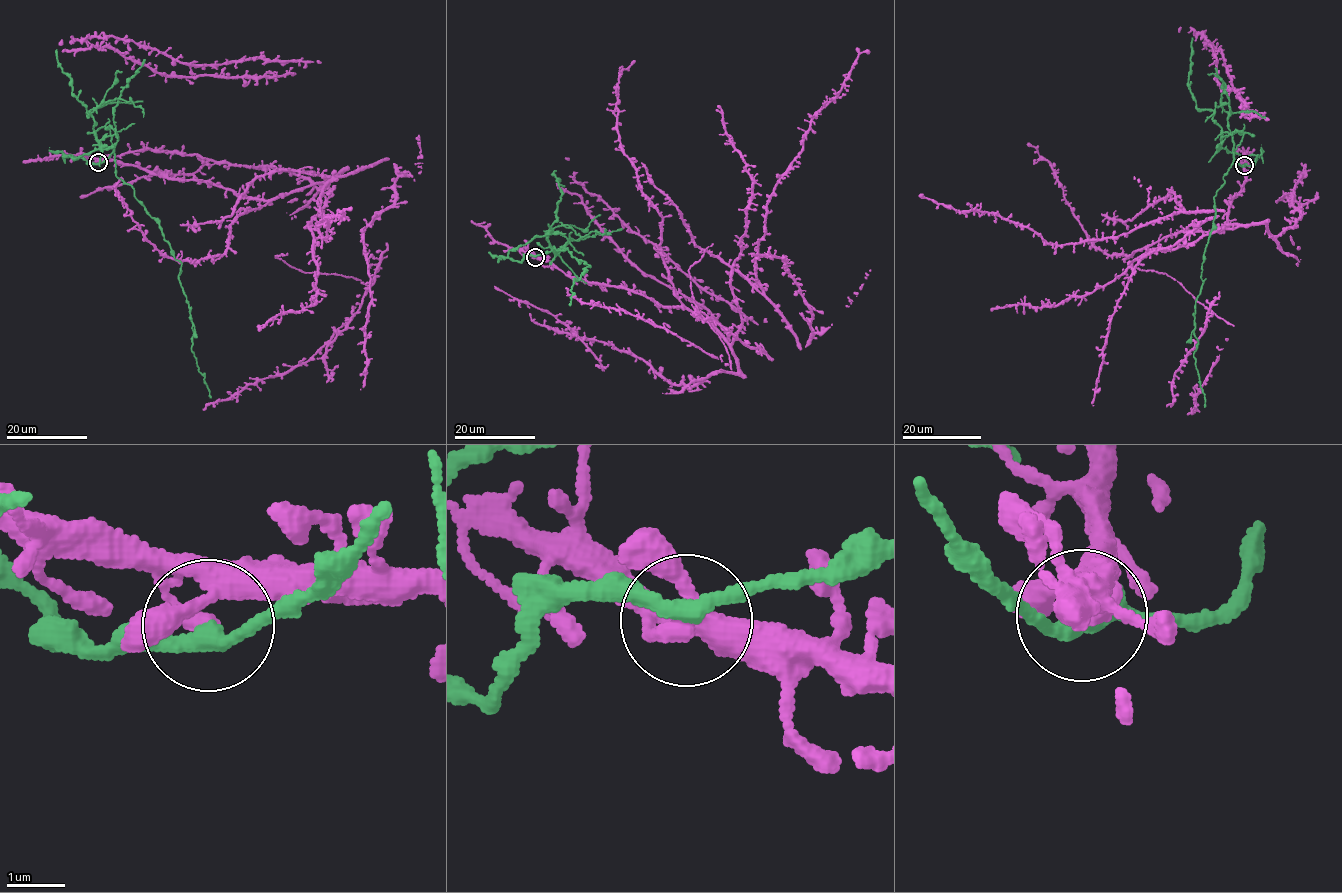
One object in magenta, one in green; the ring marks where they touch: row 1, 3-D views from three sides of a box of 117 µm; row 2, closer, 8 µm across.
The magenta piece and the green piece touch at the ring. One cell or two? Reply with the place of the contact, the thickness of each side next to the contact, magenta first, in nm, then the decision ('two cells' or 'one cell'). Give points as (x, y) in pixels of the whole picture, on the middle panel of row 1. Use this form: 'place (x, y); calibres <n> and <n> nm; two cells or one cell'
place (535, 257); calibres 260 and 280 nm; two cells

